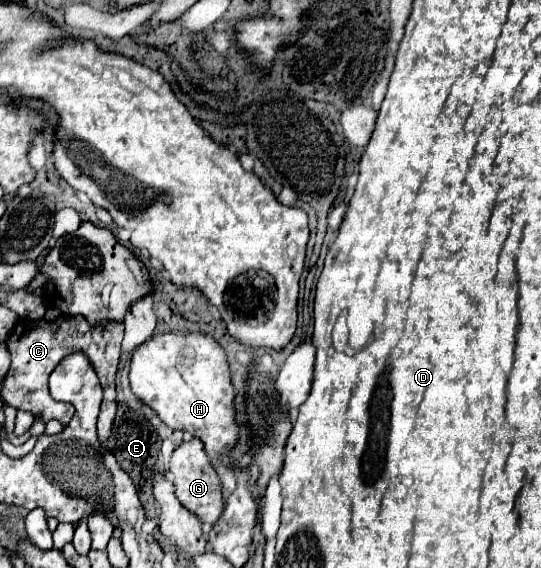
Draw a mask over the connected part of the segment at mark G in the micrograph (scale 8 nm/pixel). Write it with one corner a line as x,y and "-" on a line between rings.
192,438
190,442
182,442
170,458
170,476
176,488
176,498
182,502
182,506
186,506
190,512
194,512
202,522
214,524
224,508
224,500
222,500
222,488
220,488
220,478
214,472
204,446
198,438

